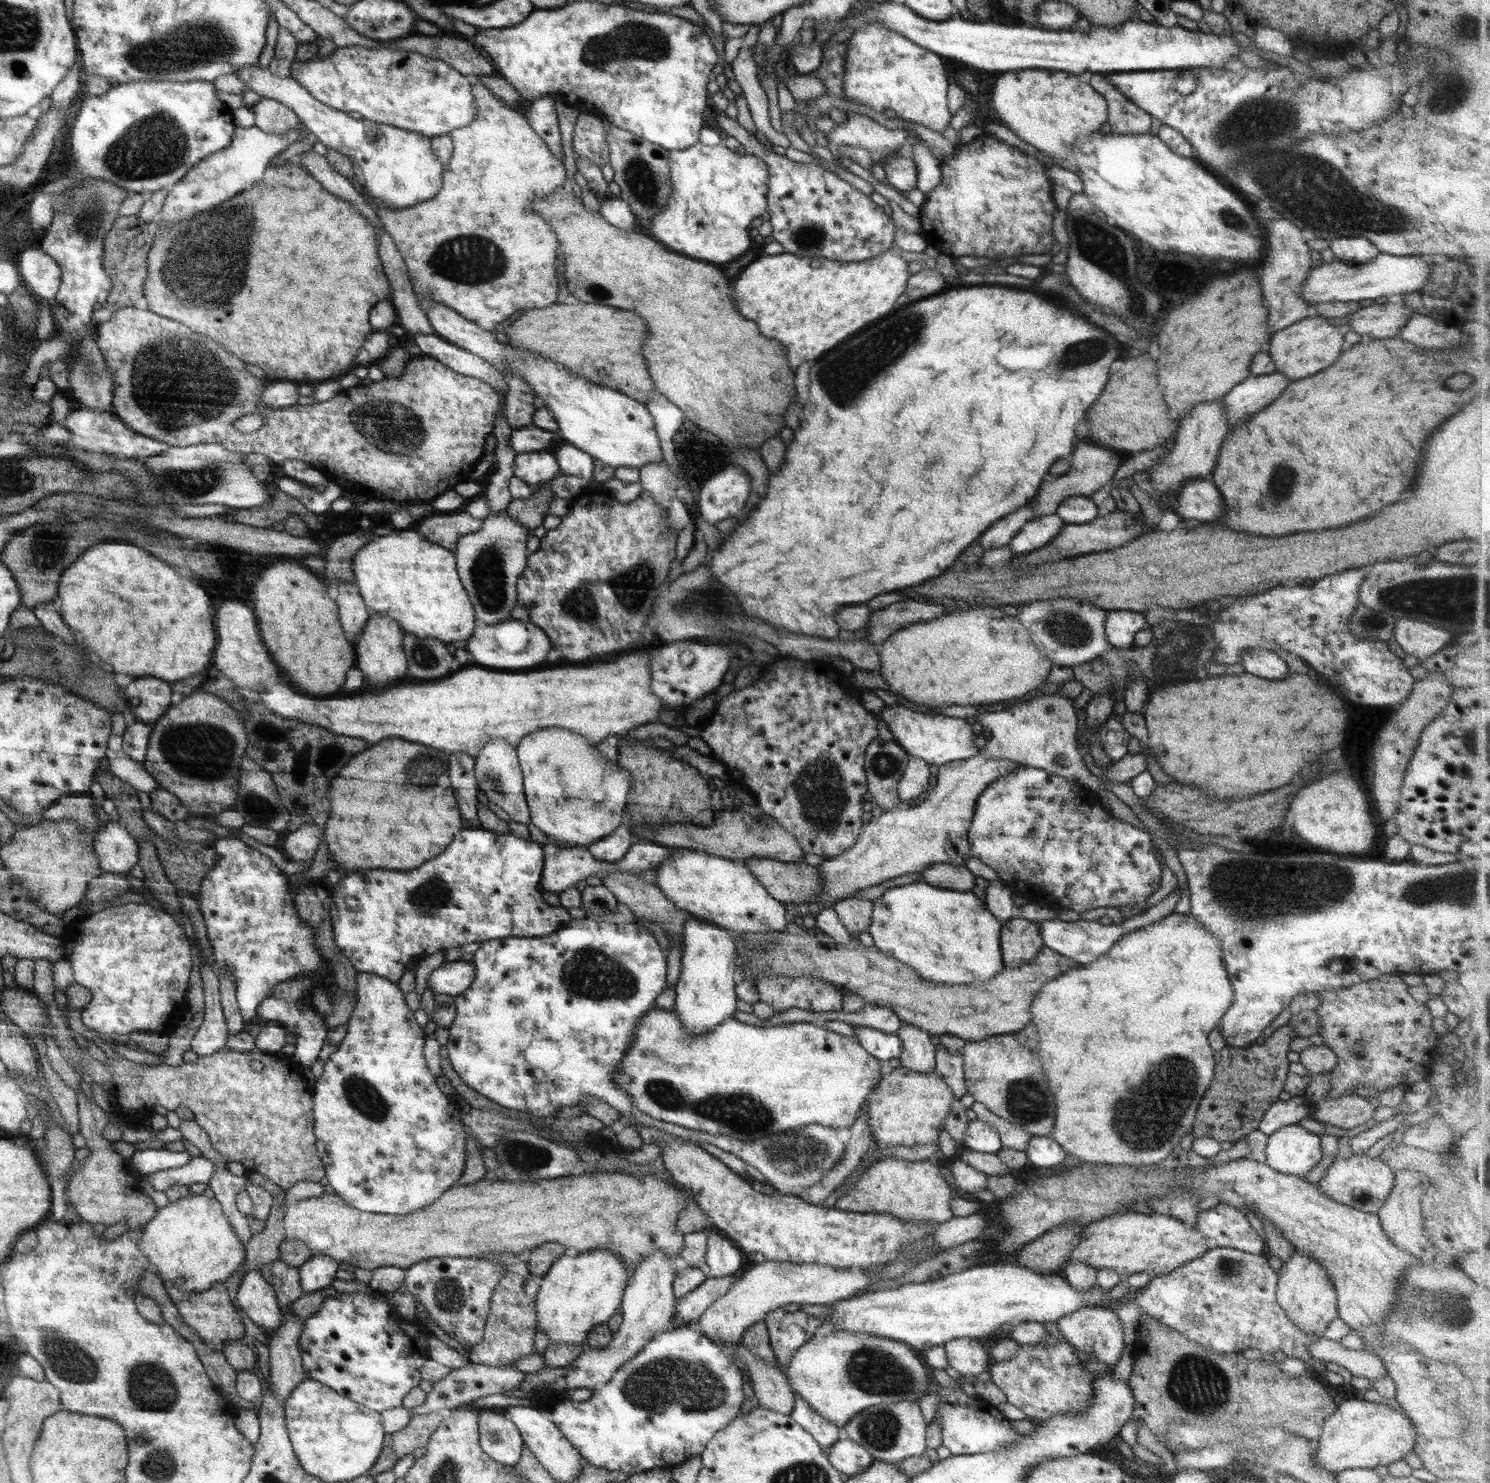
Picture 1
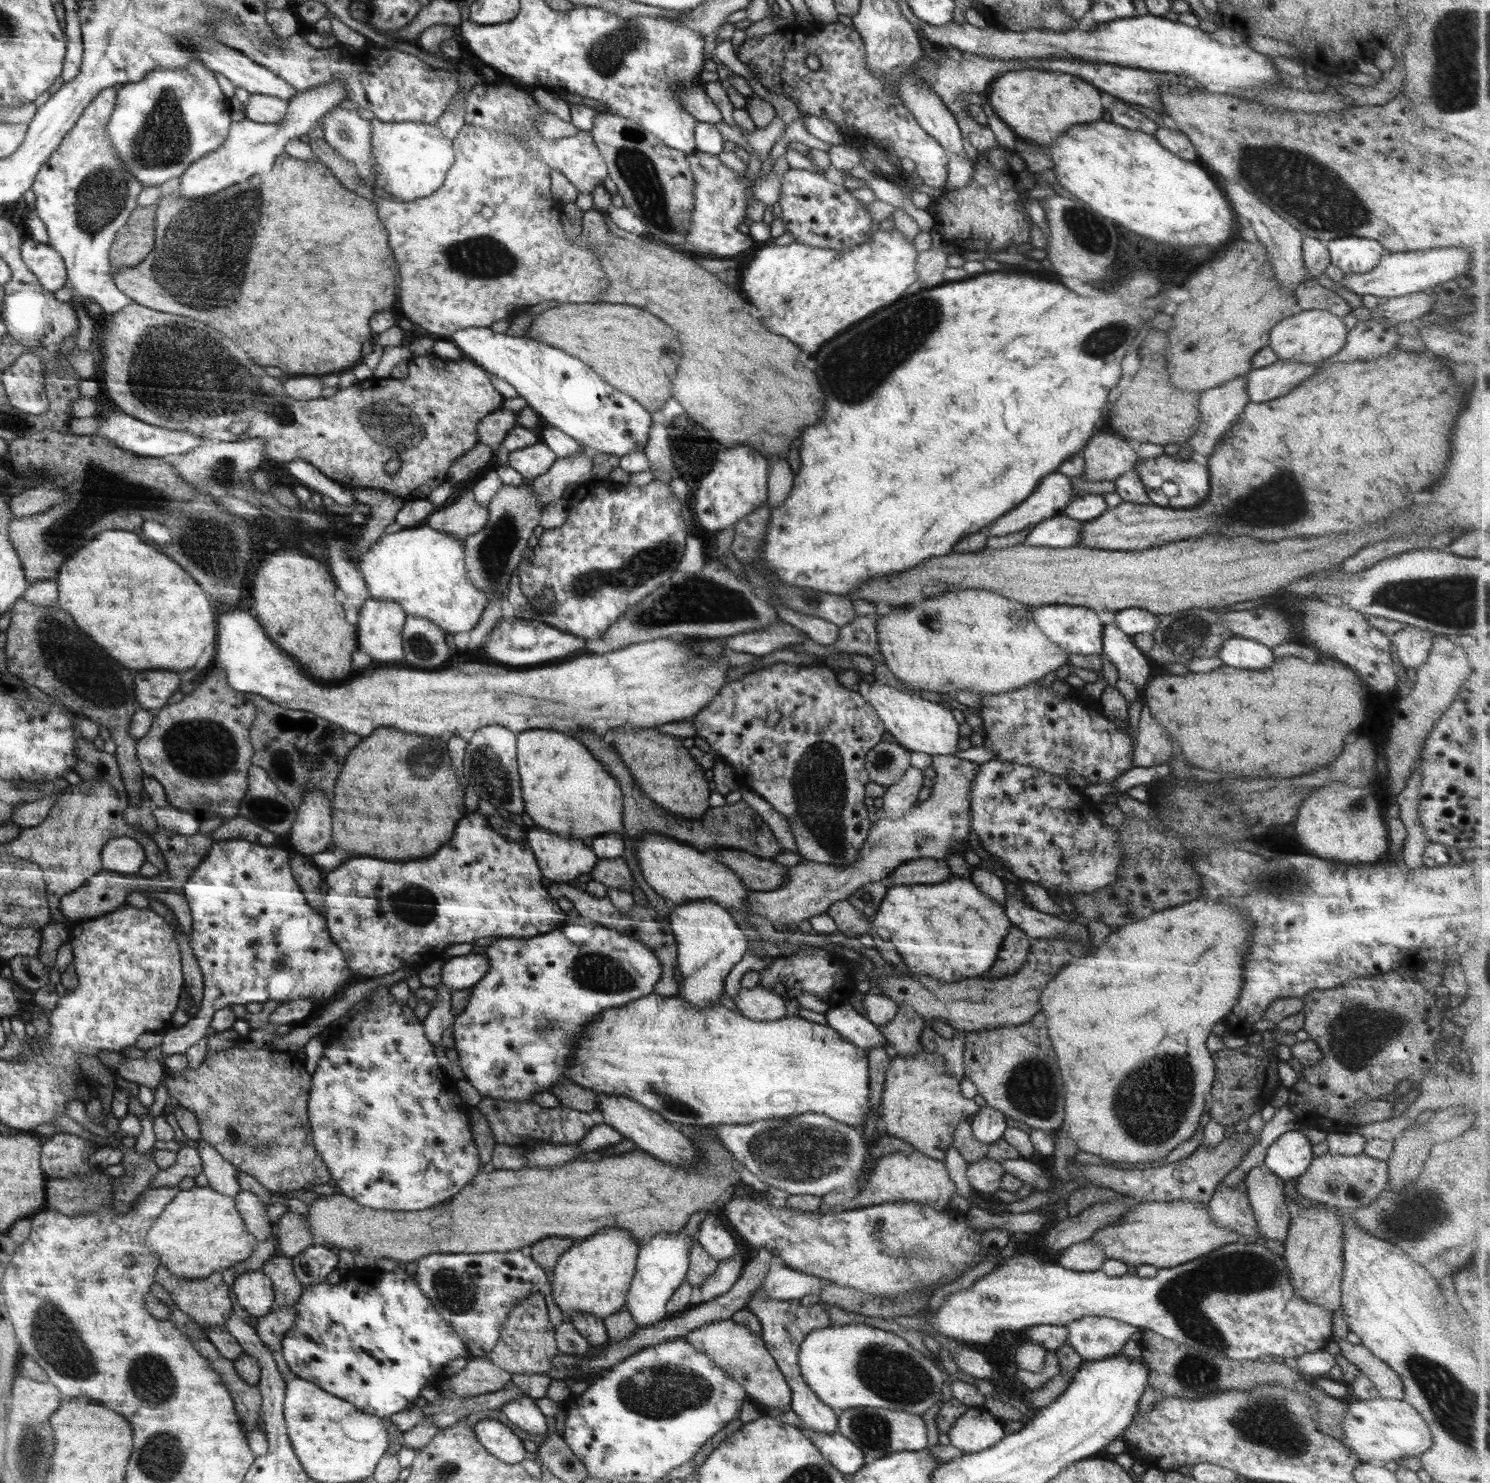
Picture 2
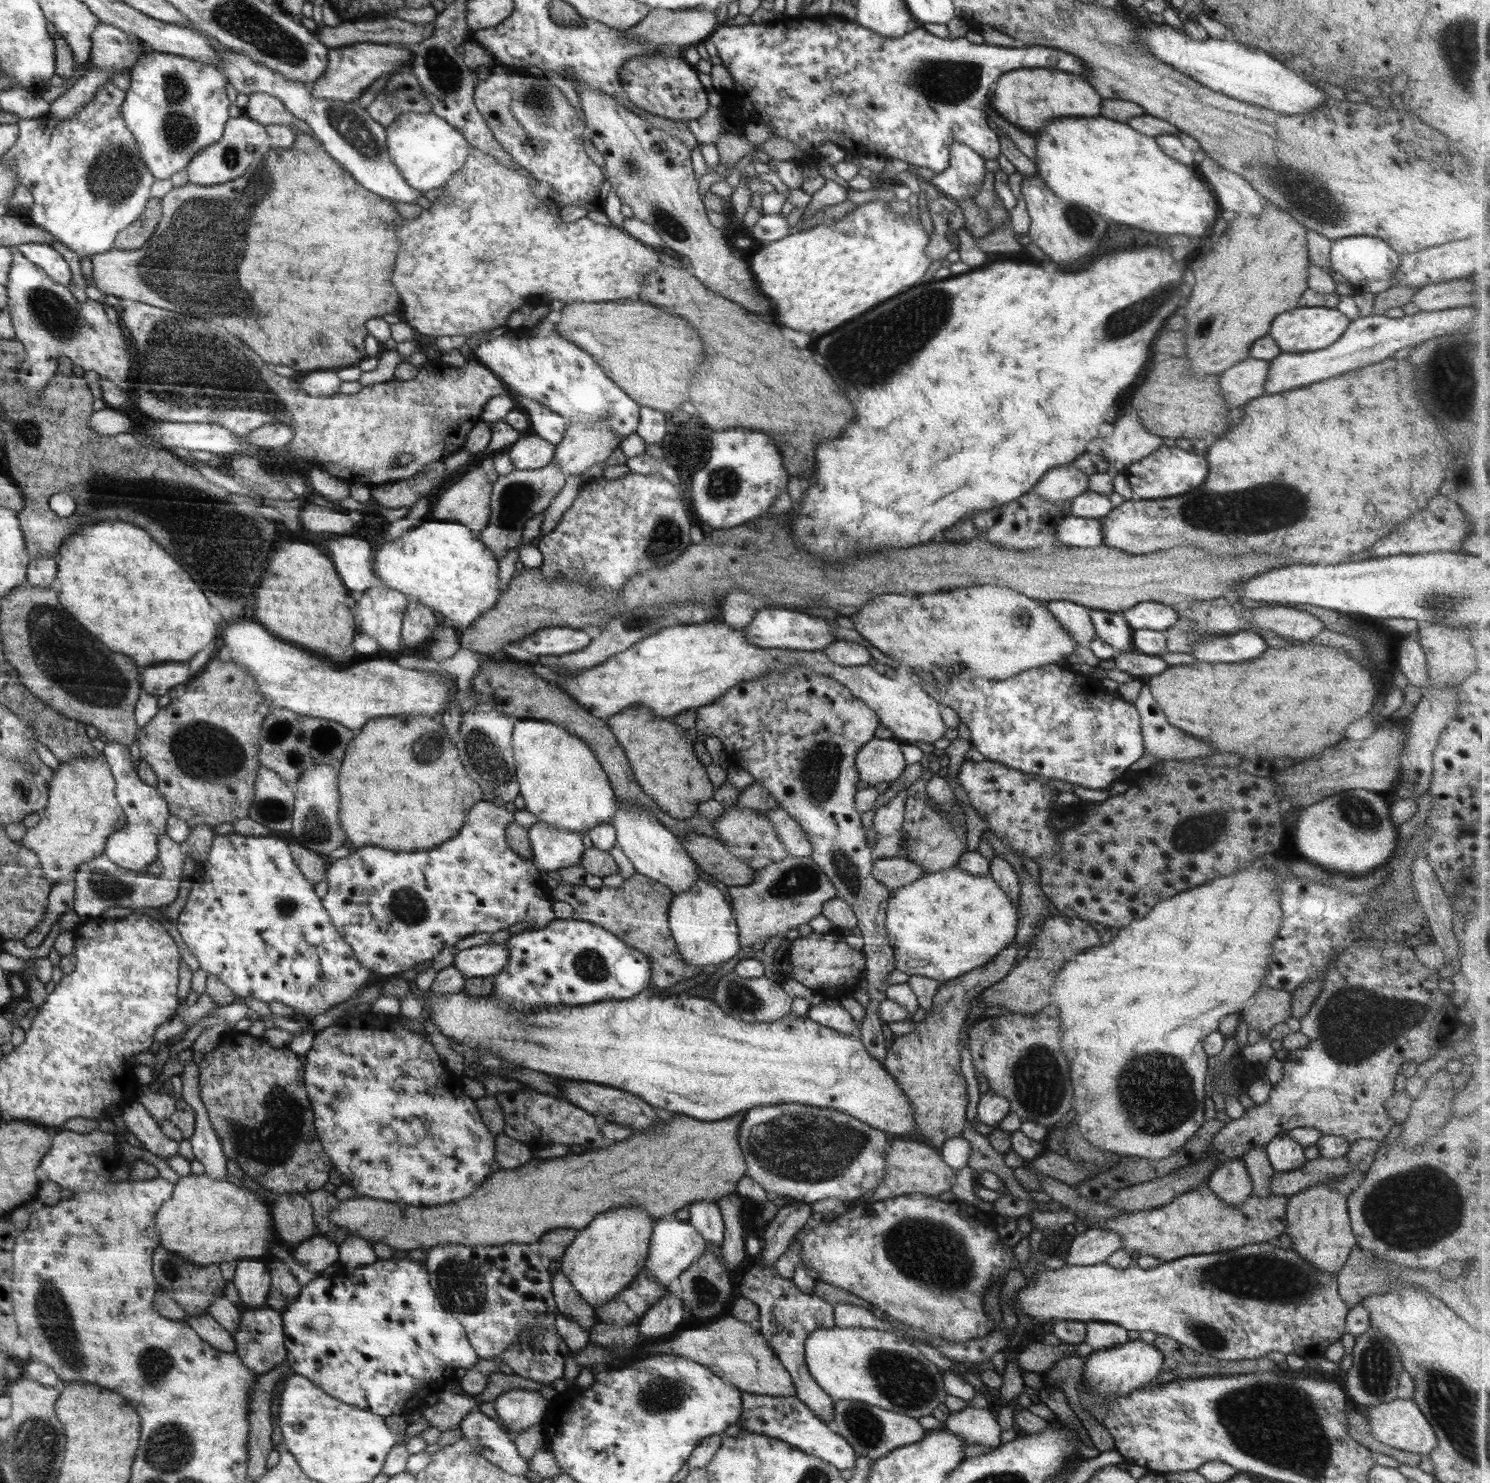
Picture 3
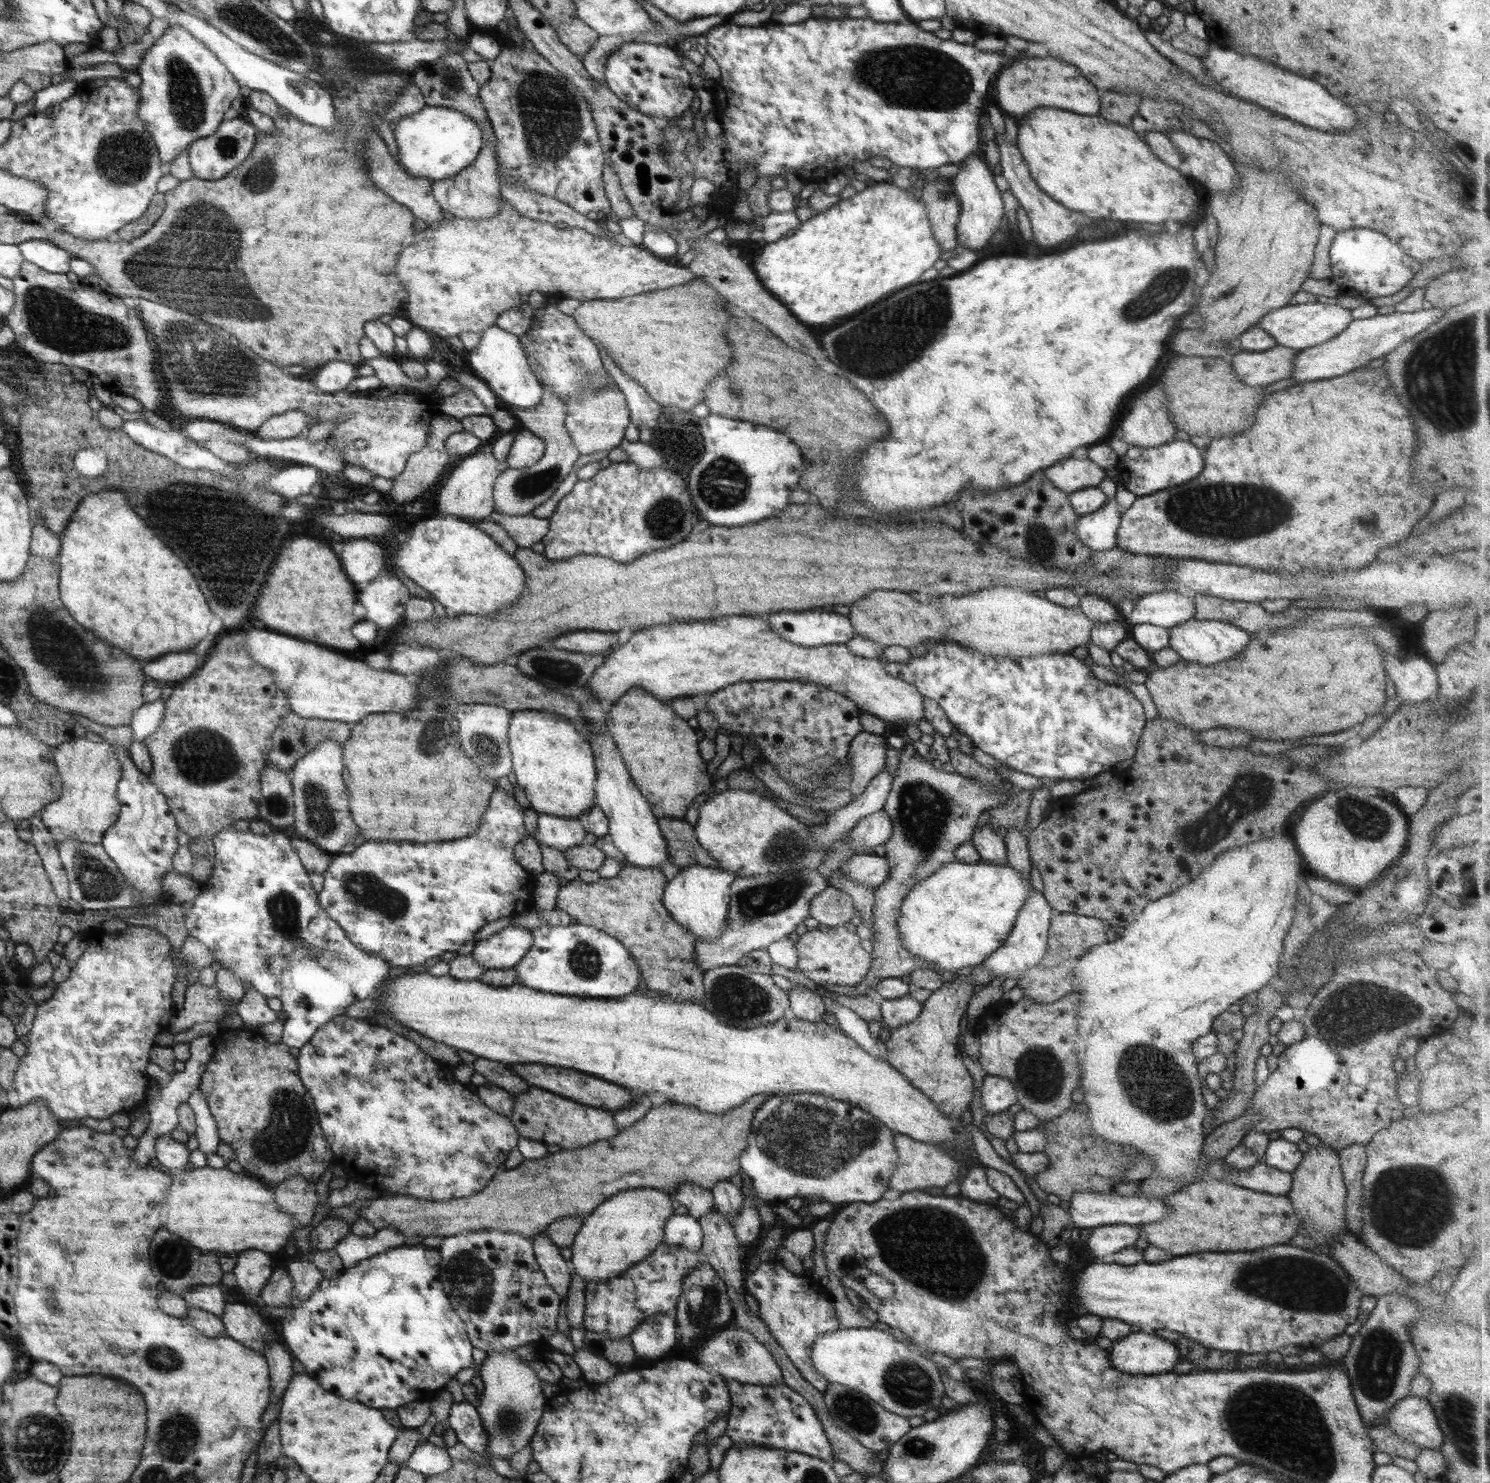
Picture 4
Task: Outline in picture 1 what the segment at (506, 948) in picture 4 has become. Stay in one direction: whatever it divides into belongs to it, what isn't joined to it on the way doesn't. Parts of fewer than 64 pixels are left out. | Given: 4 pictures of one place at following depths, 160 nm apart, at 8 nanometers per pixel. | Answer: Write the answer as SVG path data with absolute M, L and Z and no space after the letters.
M468 961L442 963L430 974L428 986L434 993L449 994L453 998L468 991L476 978L476 968Z

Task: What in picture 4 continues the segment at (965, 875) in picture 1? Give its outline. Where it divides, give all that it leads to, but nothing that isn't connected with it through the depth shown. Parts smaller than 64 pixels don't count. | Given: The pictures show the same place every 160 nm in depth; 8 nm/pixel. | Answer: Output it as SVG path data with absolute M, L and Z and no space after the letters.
M875 854L852 855L842 866L843 872L850 881L858 882L866 888L876 888L888 880L889 866L885 857Z

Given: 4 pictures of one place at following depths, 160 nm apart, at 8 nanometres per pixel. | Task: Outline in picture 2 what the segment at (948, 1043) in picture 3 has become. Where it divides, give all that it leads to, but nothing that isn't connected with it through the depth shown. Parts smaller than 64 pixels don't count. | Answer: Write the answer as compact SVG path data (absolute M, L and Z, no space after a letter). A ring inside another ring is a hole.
M1010 927L1008 934L1004 936L1002 947L998 952L998 959L984 974L984 977L1008 977L1018 972L1018 969L1027 960L1033 943L1034 939L1031 936L1028 936L1019 928ZM924 1048L916 1051L915 1055L898 1054L895 1059L891 1059L885 1074L879 1111L880 1133L901 1138L929 1158L945 1162L946 1151L952 1147L953 1132L957 1124L969 1120L979 1108L974 1099L968 1099L962 1095L959 1080L952 1074L942 1055L927 1052Z

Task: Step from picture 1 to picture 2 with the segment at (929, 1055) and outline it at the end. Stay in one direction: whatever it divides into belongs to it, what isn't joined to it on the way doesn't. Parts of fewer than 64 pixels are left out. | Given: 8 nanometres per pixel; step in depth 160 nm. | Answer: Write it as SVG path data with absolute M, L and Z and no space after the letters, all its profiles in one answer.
M900 1005L896 1017L878 1030L885 1035L888 1044L896 1048L900 1055L915 1055L922 1049L919 1036L925 1021L907 1006Z

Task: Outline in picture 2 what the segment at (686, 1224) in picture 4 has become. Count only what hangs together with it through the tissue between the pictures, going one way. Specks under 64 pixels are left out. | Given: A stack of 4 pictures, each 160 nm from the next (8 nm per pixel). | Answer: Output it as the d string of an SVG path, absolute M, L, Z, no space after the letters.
M685 1230L675 1233L661 1232L640 1245L636 1274L633 1276L624 1306L639 1328L653 1325L670 1315L667 1302L686 1280L690 1262L689 1248L693 1244L694 1236L690 1236Z

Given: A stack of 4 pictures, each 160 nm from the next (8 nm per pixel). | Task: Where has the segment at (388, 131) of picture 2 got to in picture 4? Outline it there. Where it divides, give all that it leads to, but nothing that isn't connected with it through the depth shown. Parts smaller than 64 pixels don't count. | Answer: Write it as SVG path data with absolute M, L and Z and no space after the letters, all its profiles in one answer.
M424 105L422 110L404 116L392 125L398 144L398 156L407 173L431 181L450 179L464 171L483 146L480 125L473 117L455 108Z

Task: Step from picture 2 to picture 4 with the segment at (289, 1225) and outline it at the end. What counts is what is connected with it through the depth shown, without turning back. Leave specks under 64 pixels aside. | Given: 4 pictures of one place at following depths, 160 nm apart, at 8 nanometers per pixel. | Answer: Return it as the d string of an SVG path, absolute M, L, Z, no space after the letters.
M296 1175L274 1186L274 1192L281 1209L294 1217L299 1228L306 1227L312 1222L314 1210L318 1205L315 1182L302 1175Z

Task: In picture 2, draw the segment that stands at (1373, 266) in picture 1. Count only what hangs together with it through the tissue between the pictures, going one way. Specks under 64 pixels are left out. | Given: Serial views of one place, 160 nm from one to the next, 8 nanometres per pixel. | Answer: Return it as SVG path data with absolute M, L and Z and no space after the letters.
M1446 247L1438 250L1408 252L1388 252L1382 256L1378 266L1362 274L1346 274L1342 286L1348 286L1354 294L1373 294L1382 299L1406 296L1417 292L1428 292L1434 286L1462 276L1468 269L1474 250L1467 248Z

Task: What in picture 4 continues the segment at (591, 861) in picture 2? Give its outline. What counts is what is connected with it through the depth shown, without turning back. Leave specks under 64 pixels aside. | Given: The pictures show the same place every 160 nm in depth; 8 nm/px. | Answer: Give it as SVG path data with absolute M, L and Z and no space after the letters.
M537 813L537 815L538 833L536 836L541 844L551 846L561 854L584 842L586 832L579 818L564 818L542 813Z

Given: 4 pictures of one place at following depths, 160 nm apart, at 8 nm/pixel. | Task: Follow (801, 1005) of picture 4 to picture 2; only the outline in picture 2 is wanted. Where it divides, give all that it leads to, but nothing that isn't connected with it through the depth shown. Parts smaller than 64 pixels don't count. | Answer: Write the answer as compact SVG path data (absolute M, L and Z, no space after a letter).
M845 1002L838 1006L830 1006L824 1014L826 1025L839 1032L844 1039L862 1050L872 1047L888 1046L885 1035L878 1030L870 1020L864 1018L851 1006L851 1002Z

